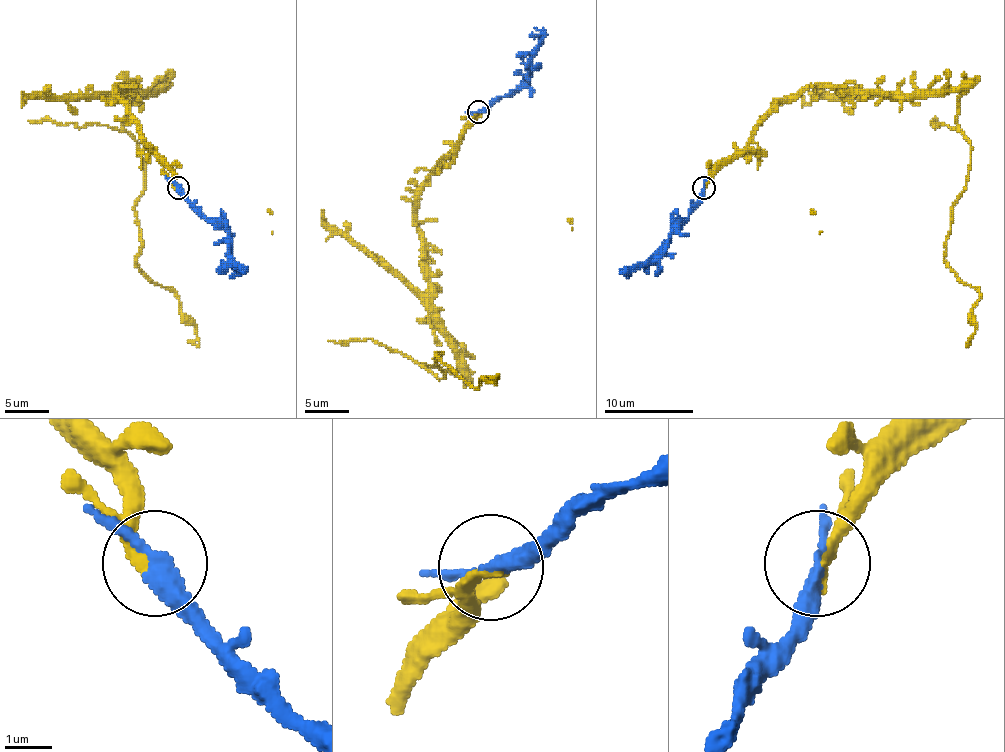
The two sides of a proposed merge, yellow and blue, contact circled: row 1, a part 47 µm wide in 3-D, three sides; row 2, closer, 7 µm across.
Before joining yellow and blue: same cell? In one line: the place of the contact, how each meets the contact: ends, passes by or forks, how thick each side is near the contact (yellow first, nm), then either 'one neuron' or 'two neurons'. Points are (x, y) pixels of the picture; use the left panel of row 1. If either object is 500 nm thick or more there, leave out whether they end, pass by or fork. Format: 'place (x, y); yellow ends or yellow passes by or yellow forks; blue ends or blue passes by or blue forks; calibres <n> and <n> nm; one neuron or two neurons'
place (178, 187); yellow ends; blue passes by; calibres 320 and 280 nm; one neuron

